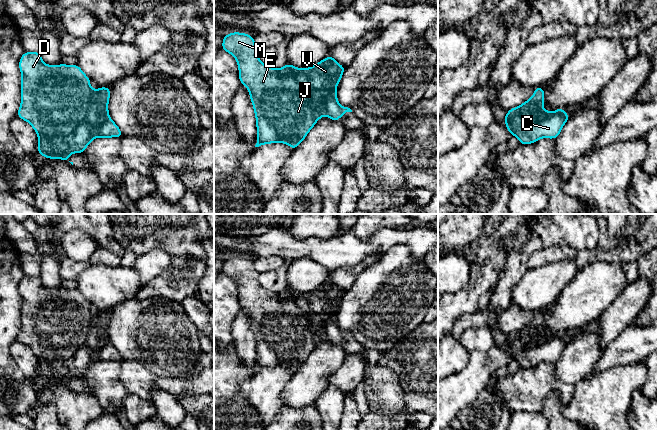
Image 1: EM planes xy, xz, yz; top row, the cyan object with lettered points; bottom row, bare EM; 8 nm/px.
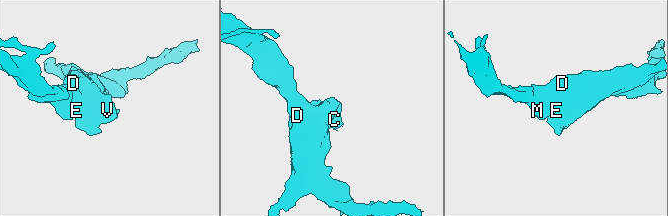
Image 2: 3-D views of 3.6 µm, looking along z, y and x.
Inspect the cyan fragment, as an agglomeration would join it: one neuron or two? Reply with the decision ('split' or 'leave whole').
split

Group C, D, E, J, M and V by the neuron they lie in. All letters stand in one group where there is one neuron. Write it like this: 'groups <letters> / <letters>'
groups C / D E J M V

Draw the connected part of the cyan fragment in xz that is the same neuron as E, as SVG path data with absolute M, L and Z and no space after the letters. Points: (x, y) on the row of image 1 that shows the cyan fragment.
M245 33L227 34L223 37L221 48L235 57L241 85L249 90L257 125L255 147L269 143L286 143L294 150L316 122L327 115L327 99L337 88L345 70L333 56L306 69L299 69L288 63L280 69L270 68L259 60L259 49L255 45L254 37Z

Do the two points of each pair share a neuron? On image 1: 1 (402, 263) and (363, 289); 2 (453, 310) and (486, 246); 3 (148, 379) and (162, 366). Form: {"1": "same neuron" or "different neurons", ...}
{"1": "same neuron", "2": "same neuron", "3": "different neurons"}

